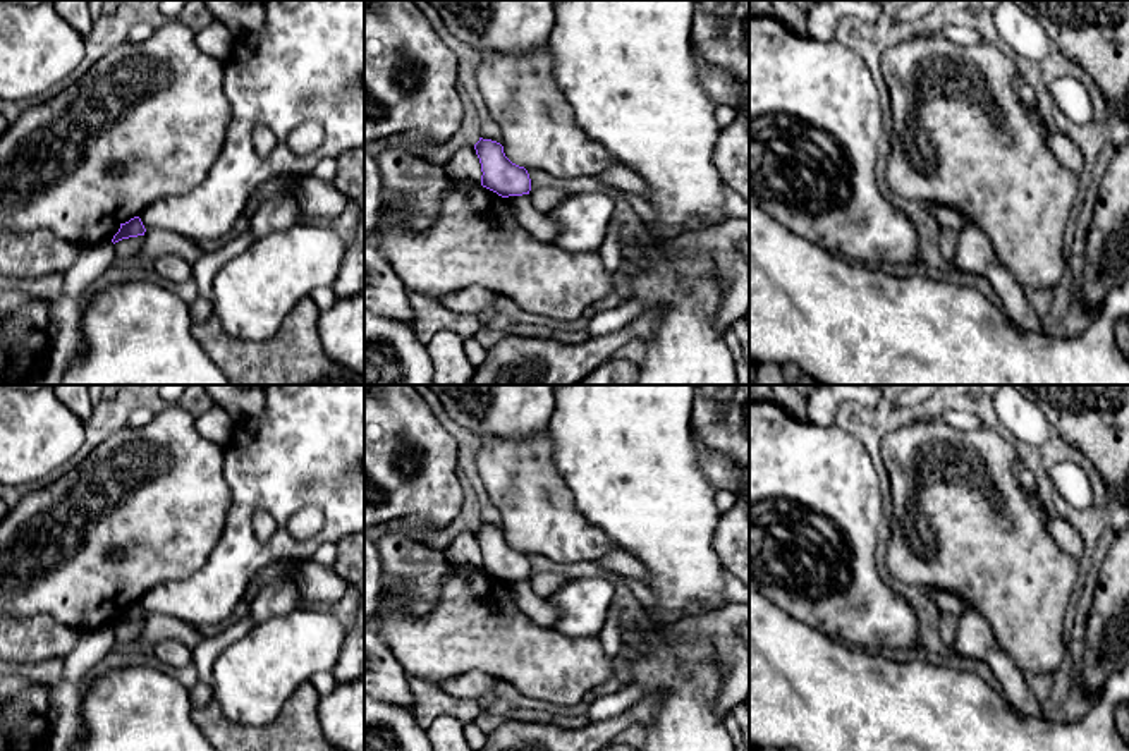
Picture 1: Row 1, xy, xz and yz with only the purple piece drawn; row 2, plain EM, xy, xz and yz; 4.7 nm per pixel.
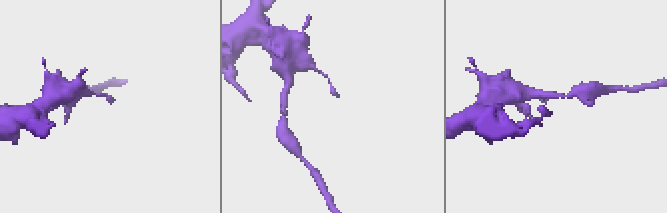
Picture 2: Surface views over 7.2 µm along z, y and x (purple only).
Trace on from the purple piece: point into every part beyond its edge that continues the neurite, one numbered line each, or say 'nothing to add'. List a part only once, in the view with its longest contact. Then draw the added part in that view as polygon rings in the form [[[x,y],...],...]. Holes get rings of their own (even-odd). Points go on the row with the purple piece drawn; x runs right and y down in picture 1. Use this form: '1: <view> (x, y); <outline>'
nothing to add

